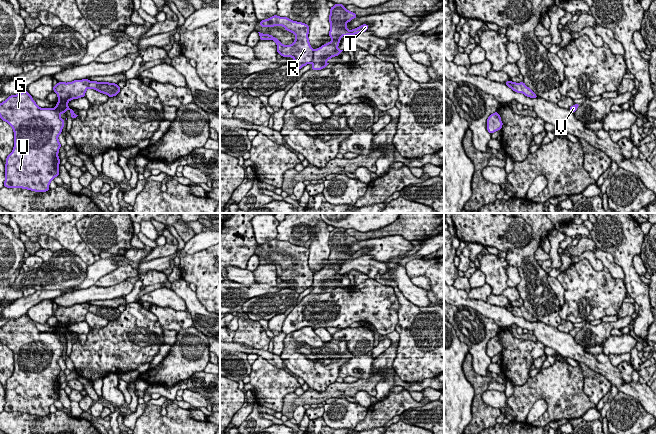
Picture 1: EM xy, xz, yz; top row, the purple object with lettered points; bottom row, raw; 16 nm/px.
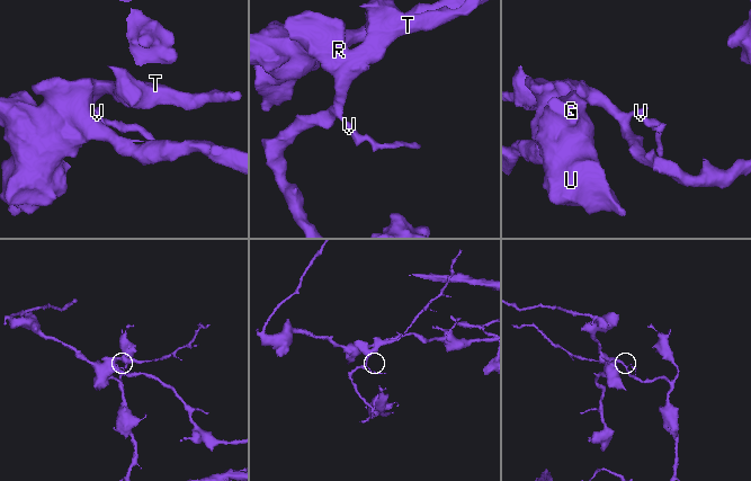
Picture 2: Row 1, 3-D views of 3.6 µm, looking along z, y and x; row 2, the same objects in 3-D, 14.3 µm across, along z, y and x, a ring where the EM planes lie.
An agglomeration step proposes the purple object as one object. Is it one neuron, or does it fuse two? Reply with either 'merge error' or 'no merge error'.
merge error

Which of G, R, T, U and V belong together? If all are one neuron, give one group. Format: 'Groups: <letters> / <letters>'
Groups: G R U / T V

